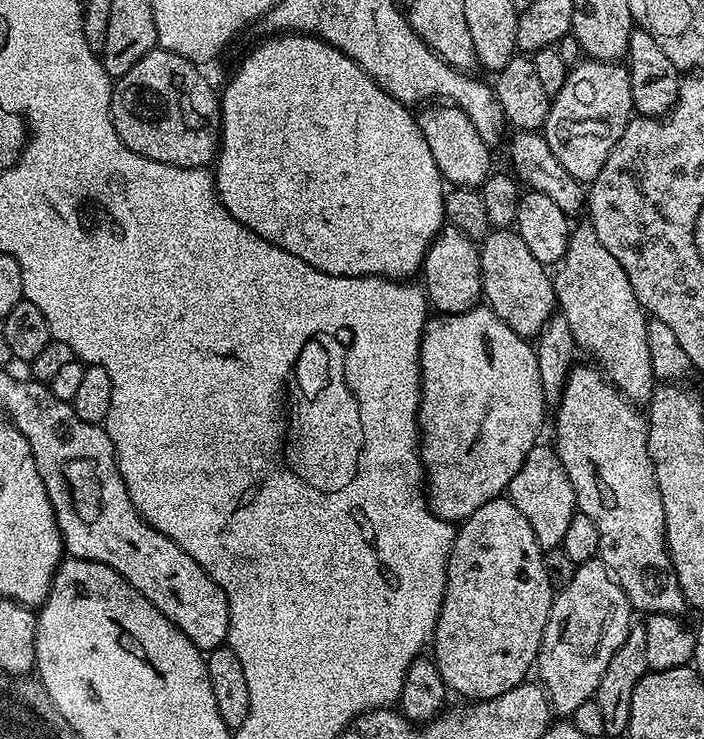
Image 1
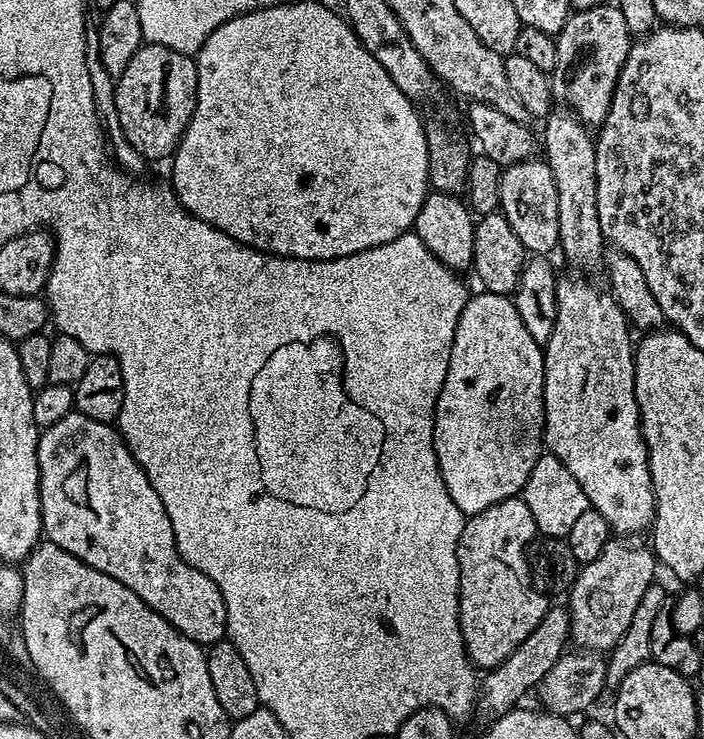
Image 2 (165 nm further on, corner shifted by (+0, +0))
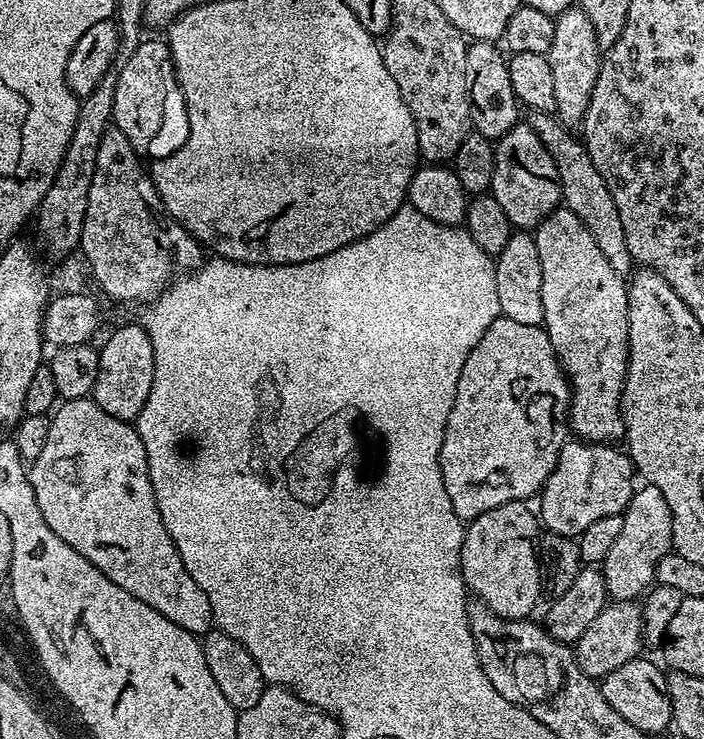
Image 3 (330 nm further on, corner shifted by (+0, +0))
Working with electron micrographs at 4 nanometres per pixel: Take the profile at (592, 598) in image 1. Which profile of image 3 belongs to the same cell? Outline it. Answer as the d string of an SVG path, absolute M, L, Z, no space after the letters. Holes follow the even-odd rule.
M645 483L643 487L633 491L622 513L622 530L602 563L606 590L613 601L635 601L643 597L653 587L658 562L673 551L670 506L666 506L666 498L662 498L662 490L658 490L658 486Z

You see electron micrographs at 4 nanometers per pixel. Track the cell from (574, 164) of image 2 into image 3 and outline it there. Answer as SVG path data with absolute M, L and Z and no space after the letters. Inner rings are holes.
M573 6L555 17L554 42L550 42L548 61L554 77L555 117L565 126L583 125L586 106L590 106L590 94L598 78L601 62L601 49L596 42L594 26L586 18L583 8Z

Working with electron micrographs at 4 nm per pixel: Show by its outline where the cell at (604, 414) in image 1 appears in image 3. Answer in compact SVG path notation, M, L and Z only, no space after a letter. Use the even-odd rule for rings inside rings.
M563 206L551 212L541 224L534 229L536 245L538 246L538 258L542 262L542 310L544 311L543 329L550 338L550 346L554 346L554 354L558 362L564 367L564 375L568 377L570 389L570 403L568 406L568 418L570 428L579 439L585 442L616 442L624 434L624 414L620 411L620 400L624 397L624 383L628 373L628 286L625 277L619 276L610 266L610 261L602 255L601 248L594 242L594 234L586 226L582 226L582 218Z

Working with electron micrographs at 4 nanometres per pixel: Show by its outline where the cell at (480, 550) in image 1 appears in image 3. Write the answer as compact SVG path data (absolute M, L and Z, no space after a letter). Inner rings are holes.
M511 500L494 510L486 510L478 518L467 521L460 555L460 569L464 575L465 585L473 597L481 600L486 607L494 610L507 620L526 620L533 615L536 603L542 600L540 587L540 561L538 559L538 537L542 525L537 513L528 509L529 505L522 500Z

